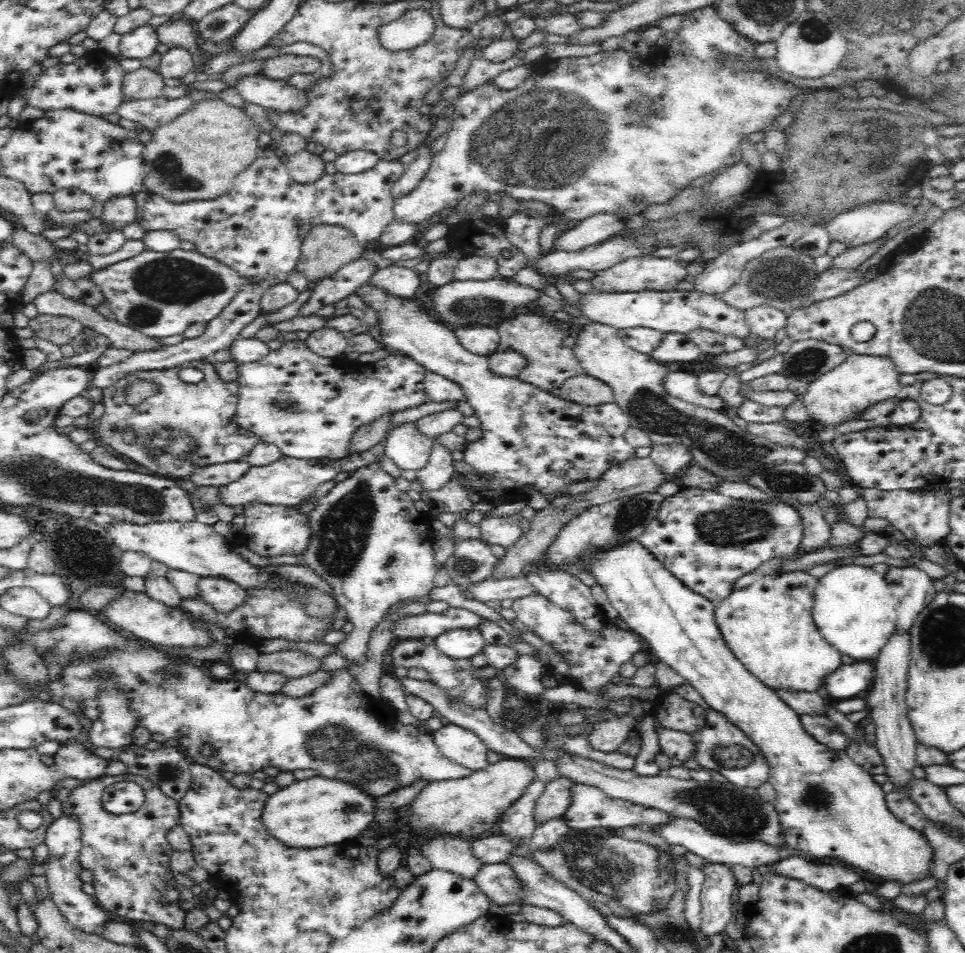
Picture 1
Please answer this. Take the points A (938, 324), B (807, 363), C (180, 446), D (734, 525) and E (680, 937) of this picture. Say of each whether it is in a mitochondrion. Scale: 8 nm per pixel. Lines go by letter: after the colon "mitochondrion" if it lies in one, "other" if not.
A: mitochondrion
B: mitochondrion
C: mitochondrion
D: mitochondrion
E: mitochondrion

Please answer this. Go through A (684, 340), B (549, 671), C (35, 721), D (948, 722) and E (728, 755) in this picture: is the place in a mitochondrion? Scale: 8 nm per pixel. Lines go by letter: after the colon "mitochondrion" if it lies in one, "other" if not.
A: other
B: other
C: other
D: other
E: mitochondrion

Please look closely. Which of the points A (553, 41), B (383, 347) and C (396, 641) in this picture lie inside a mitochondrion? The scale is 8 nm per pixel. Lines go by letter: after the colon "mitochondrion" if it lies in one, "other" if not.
A: other
B: other
C: other

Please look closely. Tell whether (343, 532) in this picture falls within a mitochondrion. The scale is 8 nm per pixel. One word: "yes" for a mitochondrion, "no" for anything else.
yes

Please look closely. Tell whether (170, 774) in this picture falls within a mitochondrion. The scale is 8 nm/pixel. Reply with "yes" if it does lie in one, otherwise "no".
yes

